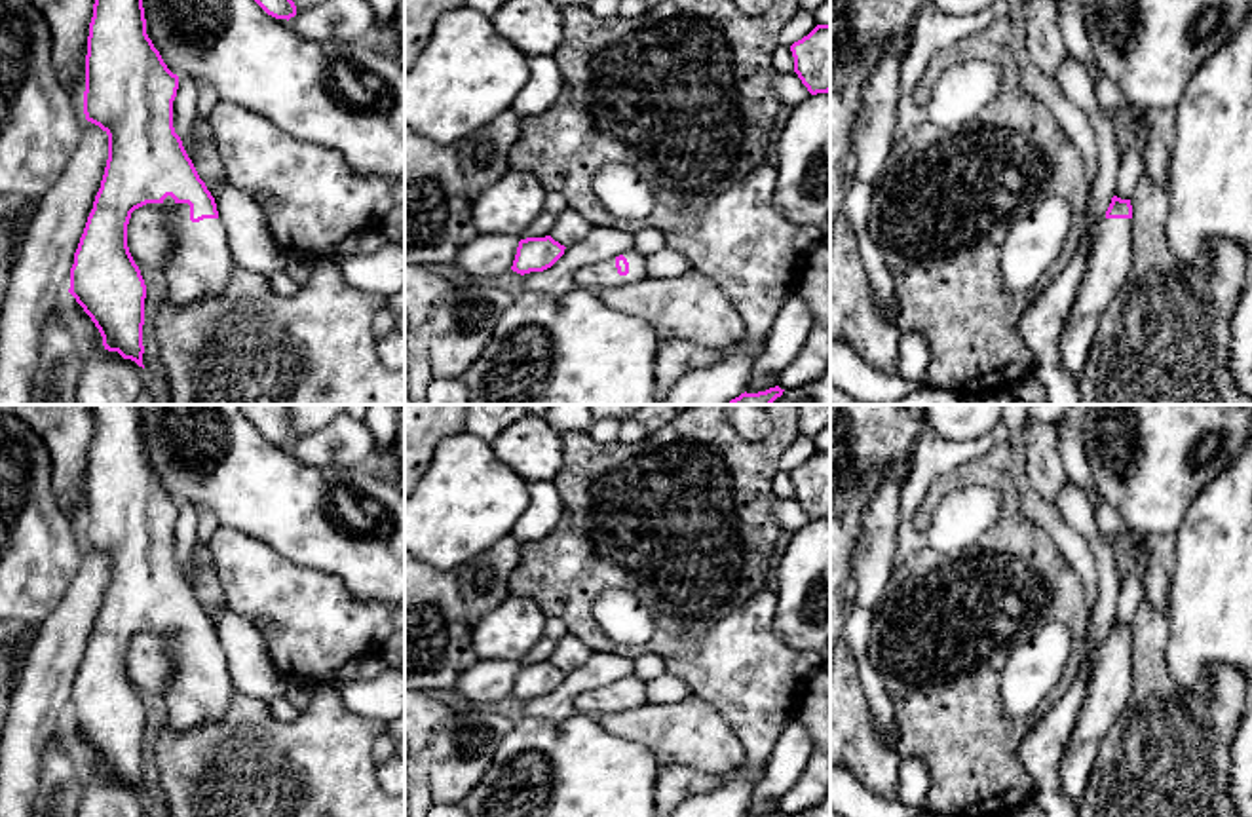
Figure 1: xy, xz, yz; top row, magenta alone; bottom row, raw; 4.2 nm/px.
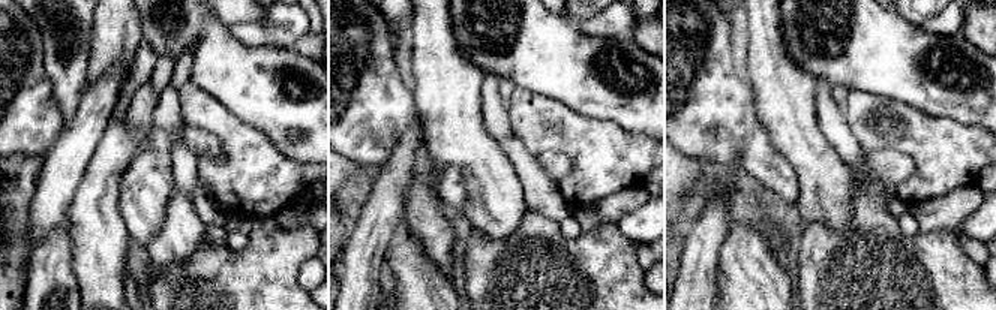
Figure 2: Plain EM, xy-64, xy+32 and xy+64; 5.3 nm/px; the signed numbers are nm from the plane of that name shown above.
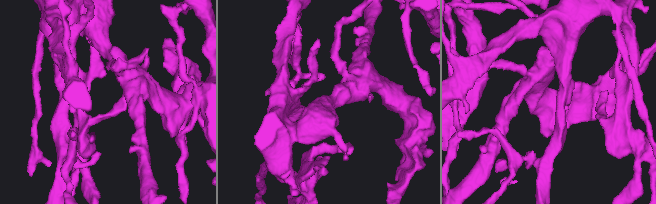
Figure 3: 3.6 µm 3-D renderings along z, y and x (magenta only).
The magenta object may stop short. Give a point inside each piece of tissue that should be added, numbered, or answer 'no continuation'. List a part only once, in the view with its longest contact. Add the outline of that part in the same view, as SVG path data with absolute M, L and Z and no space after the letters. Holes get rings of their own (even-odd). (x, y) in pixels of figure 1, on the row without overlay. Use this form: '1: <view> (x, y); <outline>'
1: xy (202, 688); M167 621L161 629L142 633L167 636L173 642L173 678L163 701L177 732L213 724L224 716L236 694L220 644L190 646L190 631Z

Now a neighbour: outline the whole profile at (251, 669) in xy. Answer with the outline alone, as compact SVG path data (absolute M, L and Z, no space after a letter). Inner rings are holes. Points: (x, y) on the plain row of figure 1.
M226 606L215 619L215 629L237 692L270 705L287 694L289 682L274 667L256 627Z

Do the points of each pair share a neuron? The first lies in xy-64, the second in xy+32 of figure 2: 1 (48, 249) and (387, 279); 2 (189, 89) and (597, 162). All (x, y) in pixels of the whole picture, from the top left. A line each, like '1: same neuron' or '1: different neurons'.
1: same neuron
2: same neuron

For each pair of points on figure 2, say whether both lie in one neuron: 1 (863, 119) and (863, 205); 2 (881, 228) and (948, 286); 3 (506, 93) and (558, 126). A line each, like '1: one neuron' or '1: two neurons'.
1: two neurons
2: one neuron
3: two neurons

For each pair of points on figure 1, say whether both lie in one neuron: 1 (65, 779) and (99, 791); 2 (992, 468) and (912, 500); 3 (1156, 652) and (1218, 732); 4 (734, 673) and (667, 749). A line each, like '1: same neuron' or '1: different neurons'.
1: different neurons
2: different neurons
3: same neuron
4: different neurons

